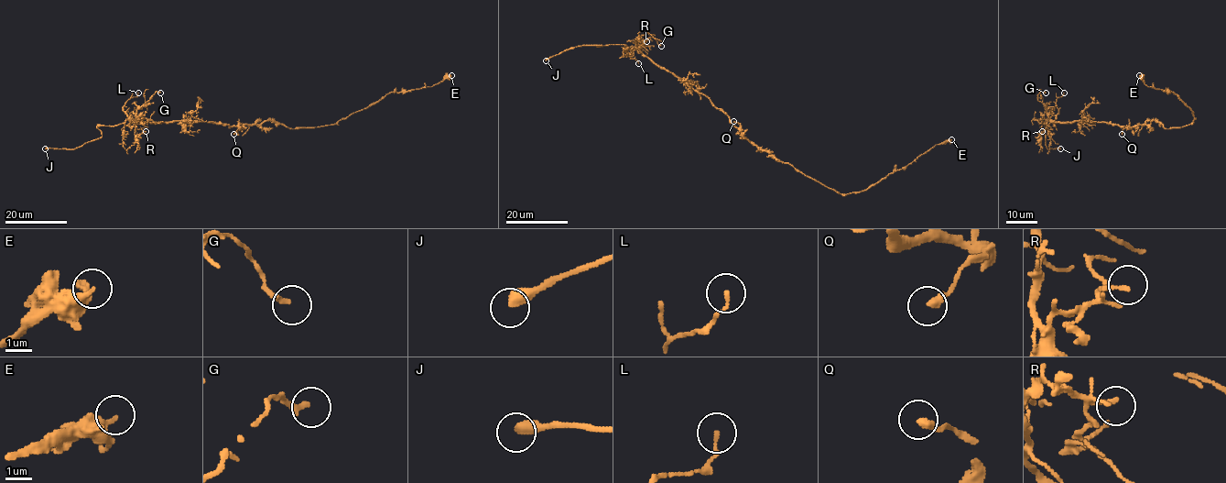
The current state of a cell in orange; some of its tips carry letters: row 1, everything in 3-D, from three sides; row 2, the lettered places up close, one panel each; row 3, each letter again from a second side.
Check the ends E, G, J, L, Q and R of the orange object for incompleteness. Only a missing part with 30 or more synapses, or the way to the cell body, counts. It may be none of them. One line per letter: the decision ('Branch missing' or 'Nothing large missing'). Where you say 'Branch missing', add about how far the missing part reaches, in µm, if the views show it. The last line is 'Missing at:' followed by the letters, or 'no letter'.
E: Nothing large missing
G: Nothing large missing
J: Branch missing. Missing length about 35 µm
L: Nothing large missing
Q: Nothing large missing
R: Nothing large missing
Missing at: J

